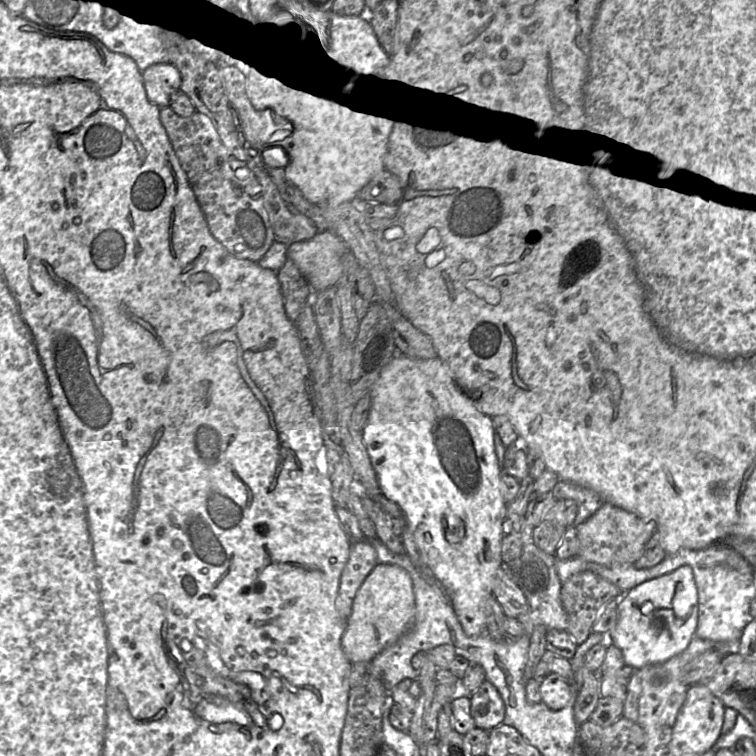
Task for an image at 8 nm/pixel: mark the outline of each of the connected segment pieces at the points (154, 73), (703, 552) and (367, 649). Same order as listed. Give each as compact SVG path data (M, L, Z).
M158 63L142 71L147 99L159 108L170 105L173 96L180 91L181 76L171 63Z
M711 545L698 550L679 550L666 555L660 563L646 569L639 569L633 564L606 567L594 562L589 563L589 569L623 590L636 587L651 577L656 578L664 571L668 574L683 565L692 568L698 591L696 636L719 644L717 650L723 654L734 652L734 643L740 640L744 628L753 619L750 615L750 603L753 597L754 569L730 547Z
M378 563L359 588L342 636L342 650L350 663L372 661L412 626L415 599L409 573L395 564Z

